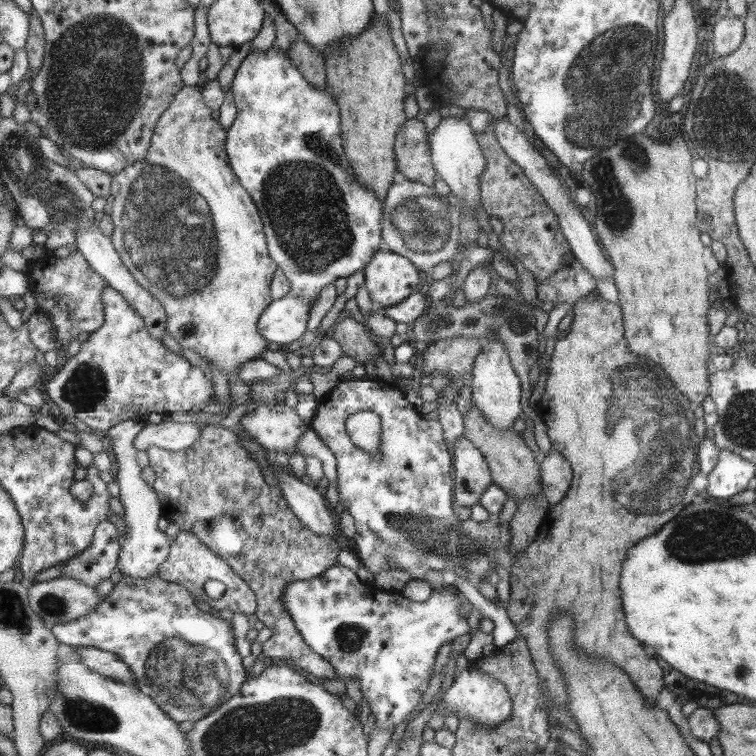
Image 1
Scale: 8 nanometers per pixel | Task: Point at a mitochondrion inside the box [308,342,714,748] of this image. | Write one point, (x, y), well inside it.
(648, 393)

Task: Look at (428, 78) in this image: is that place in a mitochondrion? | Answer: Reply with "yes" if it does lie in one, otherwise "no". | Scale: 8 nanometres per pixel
no

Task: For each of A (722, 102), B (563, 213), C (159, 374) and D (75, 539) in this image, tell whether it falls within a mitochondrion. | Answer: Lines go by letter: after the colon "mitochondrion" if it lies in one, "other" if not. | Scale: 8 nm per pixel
A: mitochondrion
B: other
C: other
D: other

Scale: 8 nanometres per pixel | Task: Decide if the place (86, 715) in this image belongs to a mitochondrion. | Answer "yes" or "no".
yes

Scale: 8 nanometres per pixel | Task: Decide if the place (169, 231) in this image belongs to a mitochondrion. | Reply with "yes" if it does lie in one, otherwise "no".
yes

